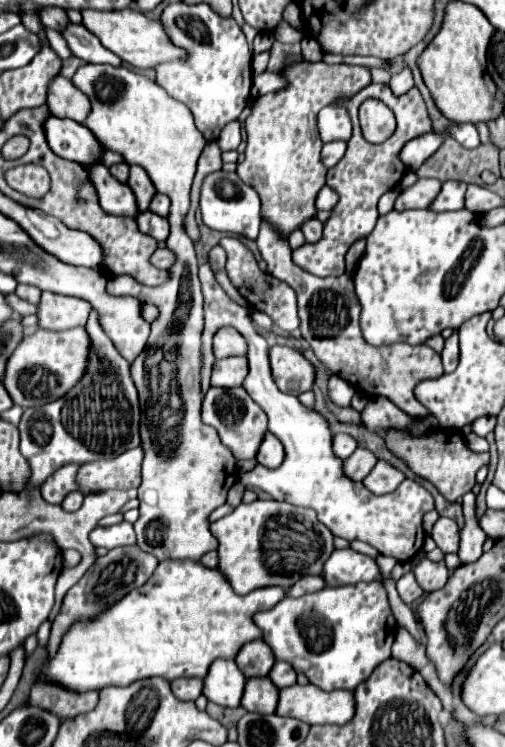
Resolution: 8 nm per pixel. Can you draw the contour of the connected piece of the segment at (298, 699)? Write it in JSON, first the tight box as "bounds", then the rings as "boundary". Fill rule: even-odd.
{"bounds":[279,684,355,724],"boundary":[[[313,684],[281,688],[279,716],[291,716],[307,724],[349,724],[355,712],[353,692],[325,692]]]}

